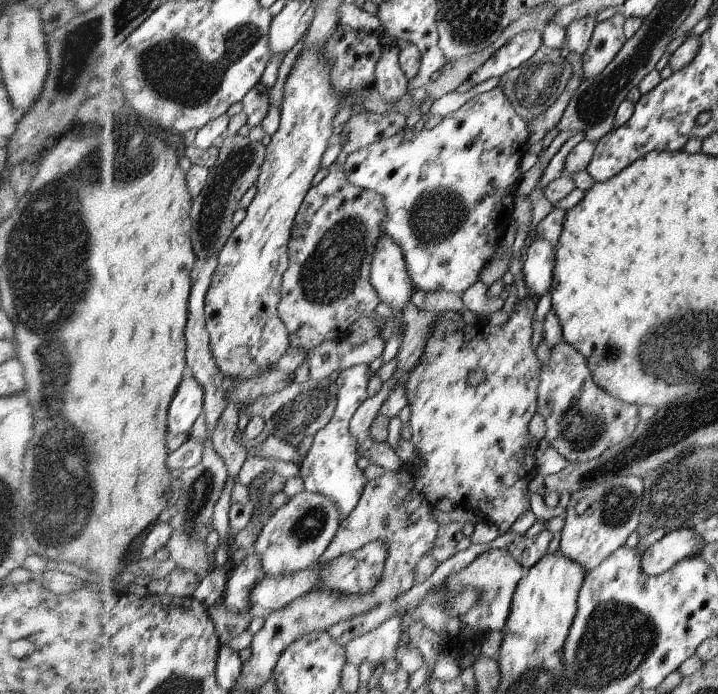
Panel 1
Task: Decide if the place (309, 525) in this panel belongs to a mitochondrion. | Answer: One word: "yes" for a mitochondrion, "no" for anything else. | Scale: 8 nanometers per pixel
yes

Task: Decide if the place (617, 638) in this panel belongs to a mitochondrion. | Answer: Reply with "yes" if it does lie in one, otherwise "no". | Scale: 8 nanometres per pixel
yes

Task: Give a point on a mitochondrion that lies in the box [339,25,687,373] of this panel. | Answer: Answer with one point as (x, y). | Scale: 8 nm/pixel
(438, 214)

